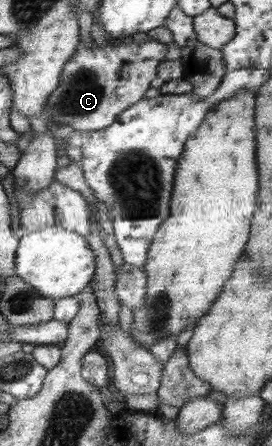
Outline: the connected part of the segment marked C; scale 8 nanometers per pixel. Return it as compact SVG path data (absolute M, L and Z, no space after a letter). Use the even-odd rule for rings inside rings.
M148 39L136 45L129 40L120 43L108 42L100 49L92 41L91 47L81 45L77 55L66 64L60 87L51 95L43 116L48 125L68 126L72 131L104 131L117 122L118 115L138 103L152 81L158 77L160 63L166 60L168 47L160 41Z

